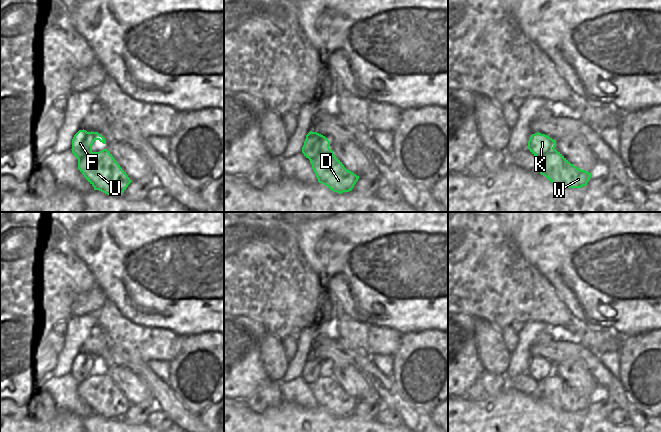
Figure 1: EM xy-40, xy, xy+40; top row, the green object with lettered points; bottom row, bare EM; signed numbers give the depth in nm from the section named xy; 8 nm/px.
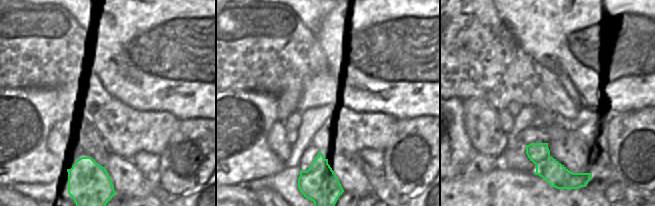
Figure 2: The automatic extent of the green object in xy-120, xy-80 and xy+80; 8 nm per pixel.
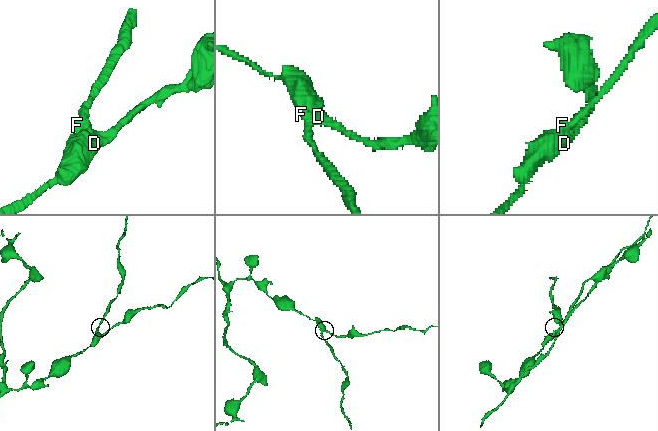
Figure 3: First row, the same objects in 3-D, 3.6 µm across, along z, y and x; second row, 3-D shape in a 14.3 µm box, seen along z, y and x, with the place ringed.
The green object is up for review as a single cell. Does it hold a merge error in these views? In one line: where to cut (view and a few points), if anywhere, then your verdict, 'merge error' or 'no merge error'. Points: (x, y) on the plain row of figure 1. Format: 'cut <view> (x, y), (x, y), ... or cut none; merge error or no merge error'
cut xy (329, 372), (318, 377), (310, 384); merge error

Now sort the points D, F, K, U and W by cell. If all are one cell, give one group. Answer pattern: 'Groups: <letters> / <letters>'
Groups: D U W / F K

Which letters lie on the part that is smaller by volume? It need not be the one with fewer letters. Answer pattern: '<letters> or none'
F, K

